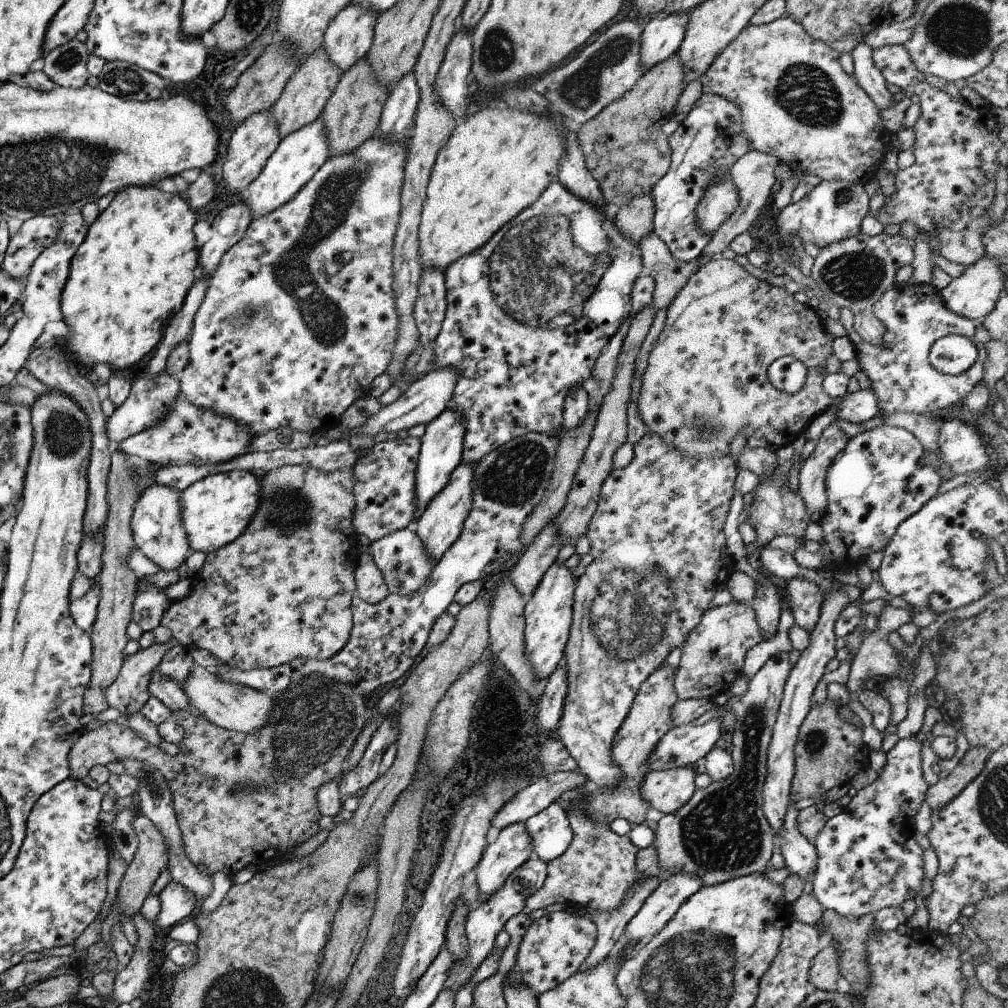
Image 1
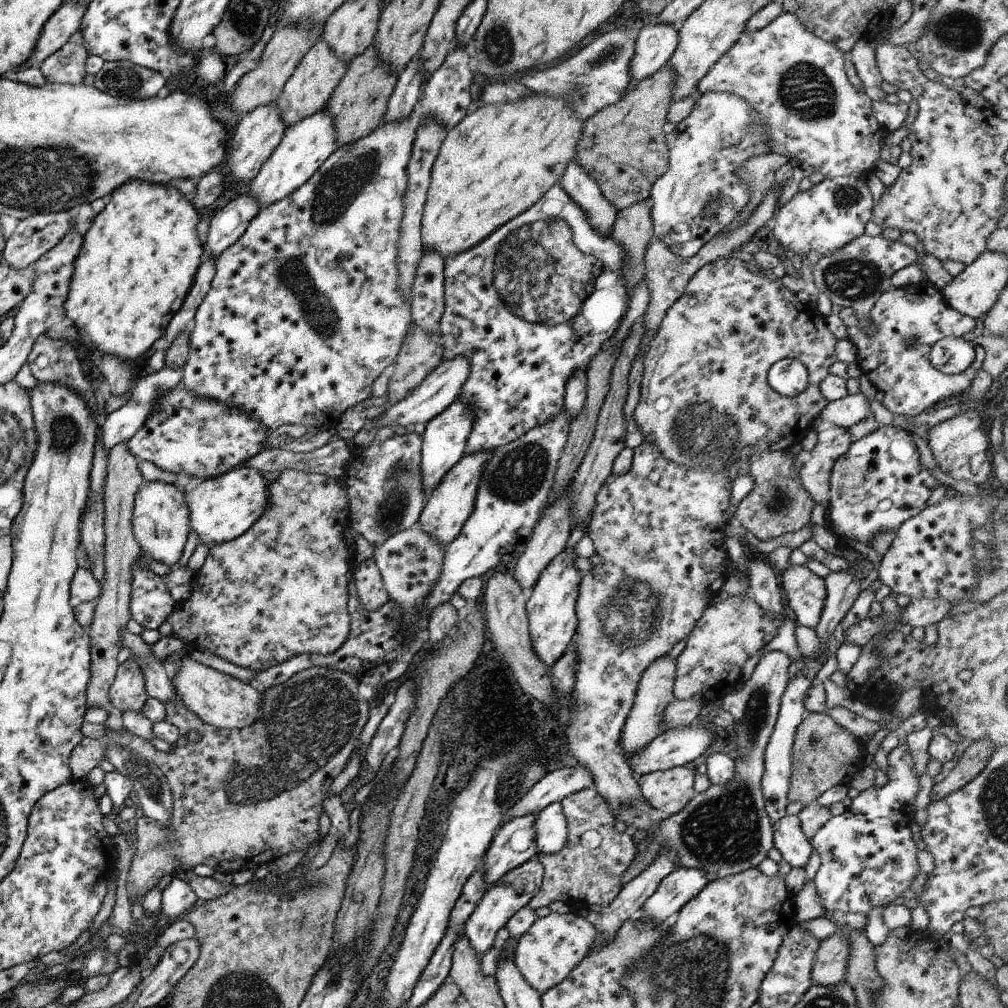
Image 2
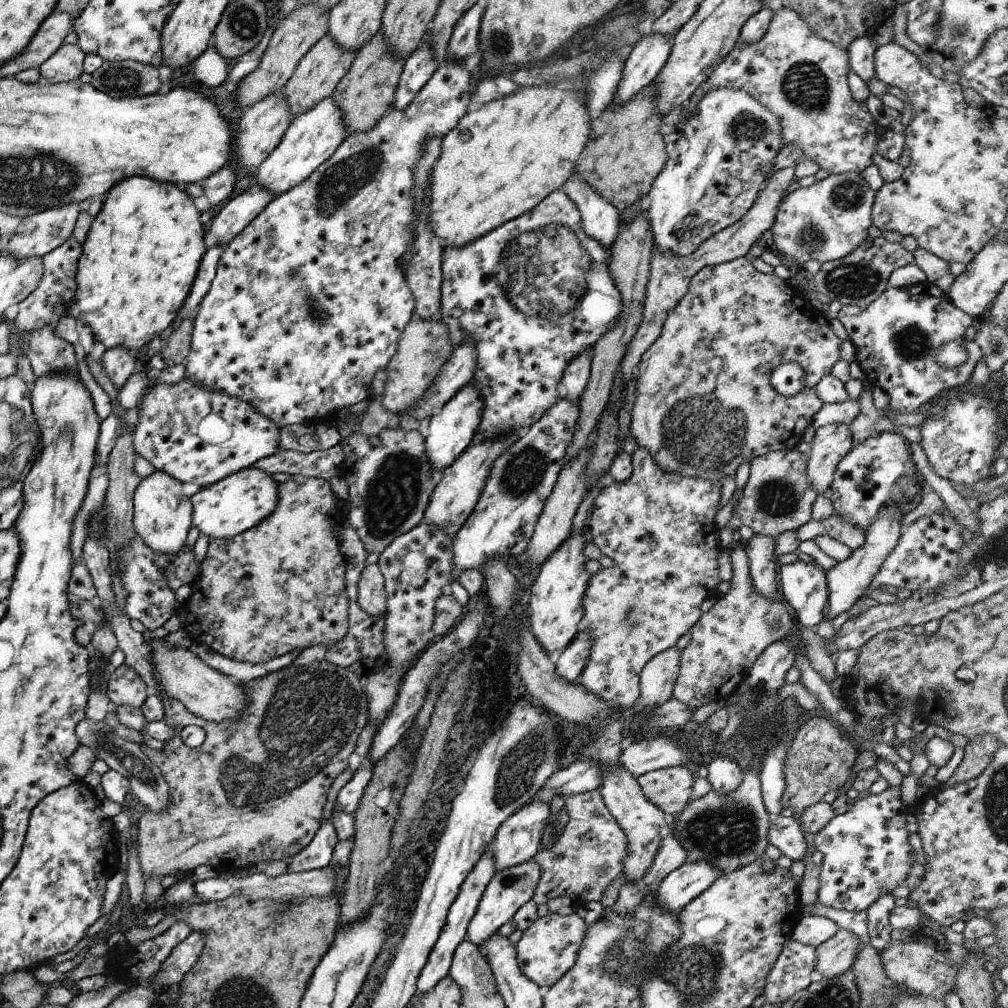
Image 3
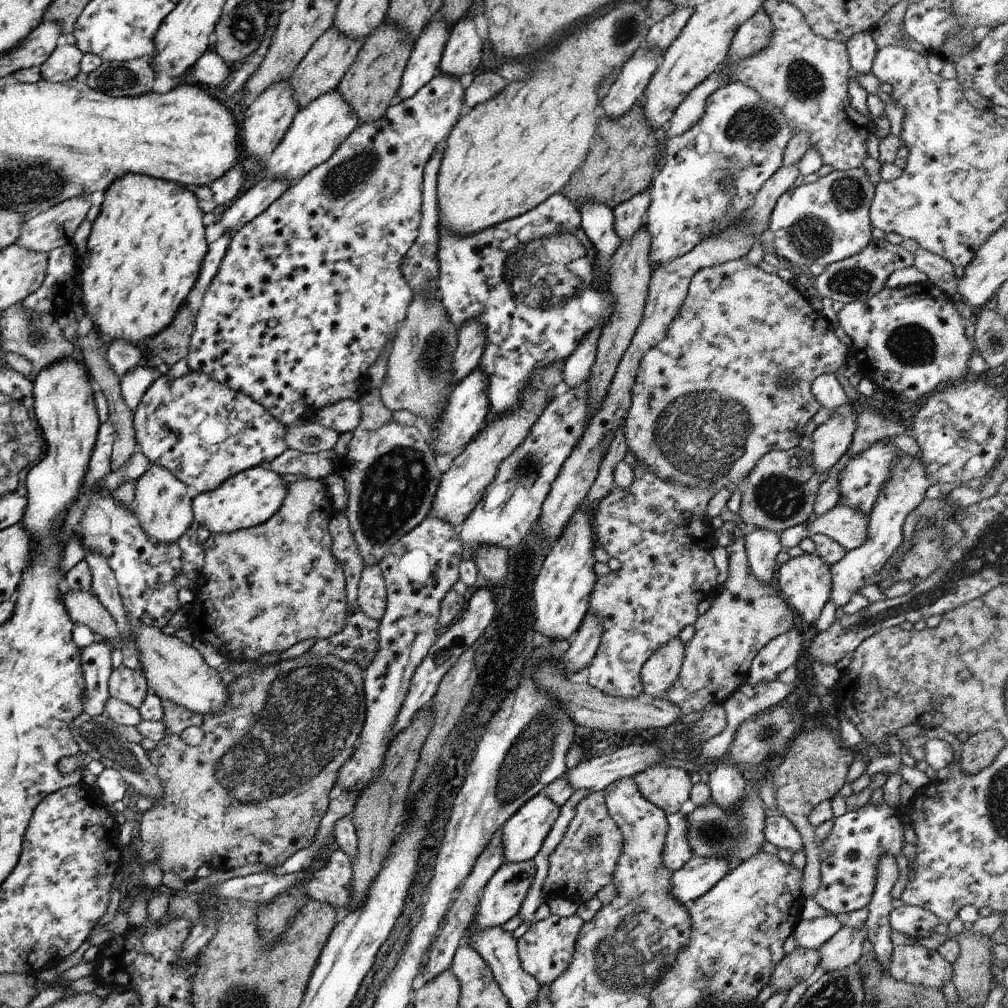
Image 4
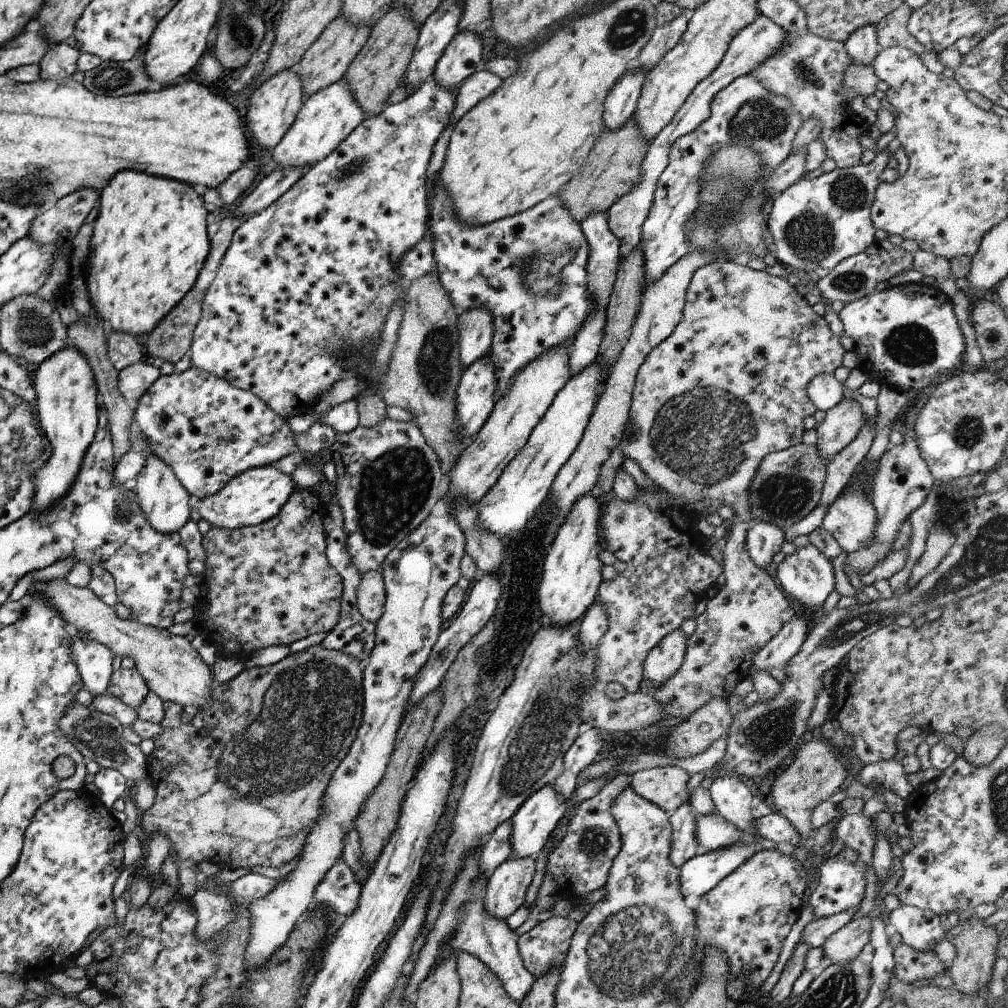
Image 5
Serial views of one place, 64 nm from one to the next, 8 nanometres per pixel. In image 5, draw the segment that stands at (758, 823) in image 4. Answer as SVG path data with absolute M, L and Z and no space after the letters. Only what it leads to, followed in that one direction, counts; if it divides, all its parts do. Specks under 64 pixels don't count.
M713 812L711 815L697 816L694 835L698 842L697 855L728 847L747 837L734 825L721 818L717 812Z

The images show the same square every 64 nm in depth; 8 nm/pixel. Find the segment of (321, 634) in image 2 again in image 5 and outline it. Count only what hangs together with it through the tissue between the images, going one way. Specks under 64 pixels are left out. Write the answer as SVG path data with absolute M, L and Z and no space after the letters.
M294 488L285 504L279 509L279 512L265 522L250 527L235 527L226 529L225 527L211 526L210 529L202 535L200 544L203 548L205 561L205 570L202 574L202 582L207 594L203 598L205 610L203 616L196 618L196 632L199 636L209 641L221 654L234 655L241 661L244 661L249 654L261 647L269 645L287 645L292 642L305 638L306 636L317 634L318 632L329 632L335 623L339 620L340 614L340 594L342 591L342 580L340 574L327 562L325 554L325 533L323 528L324 518L328 512L327 504L321 502L309 490Z

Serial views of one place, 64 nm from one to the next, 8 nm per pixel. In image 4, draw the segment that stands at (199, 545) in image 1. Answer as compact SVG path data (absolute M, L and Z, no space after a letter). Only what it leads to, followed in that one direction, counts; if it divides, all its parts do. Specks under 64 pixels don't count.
M261 465L251 467L225 479L216 489L192 498L192 515L199 526L205 526L210 534L246 529L269 520L277 512L285 498L286 486L280 474Z

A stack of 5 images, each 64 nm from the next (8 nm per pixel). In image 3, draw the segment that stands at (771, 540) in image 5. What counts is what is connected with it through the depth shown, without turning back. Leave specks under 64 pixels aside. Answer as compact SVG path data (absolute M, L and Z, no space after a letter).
M753 534L744 546L748 560L751 582L760 597L774 599L777 586L775 580L775 540L769 535Z

